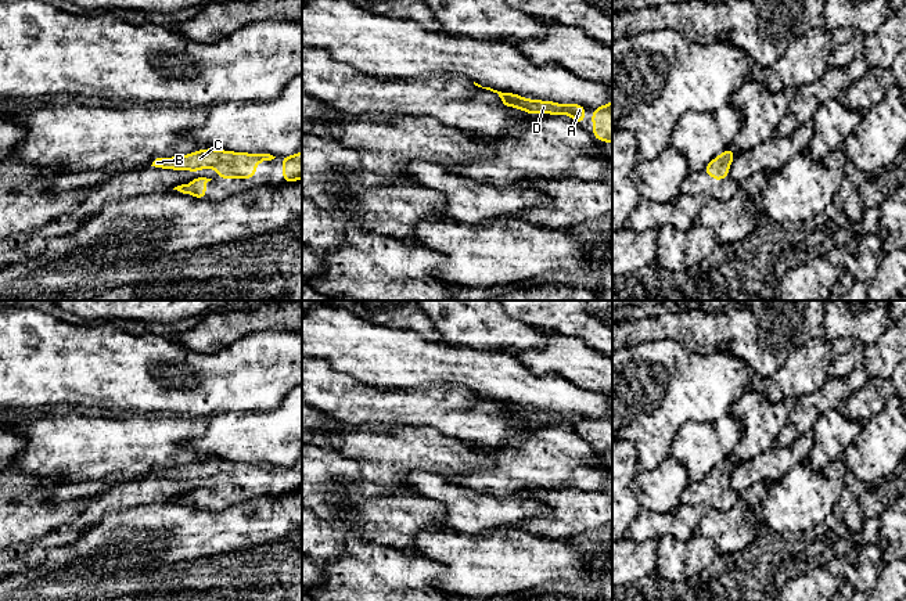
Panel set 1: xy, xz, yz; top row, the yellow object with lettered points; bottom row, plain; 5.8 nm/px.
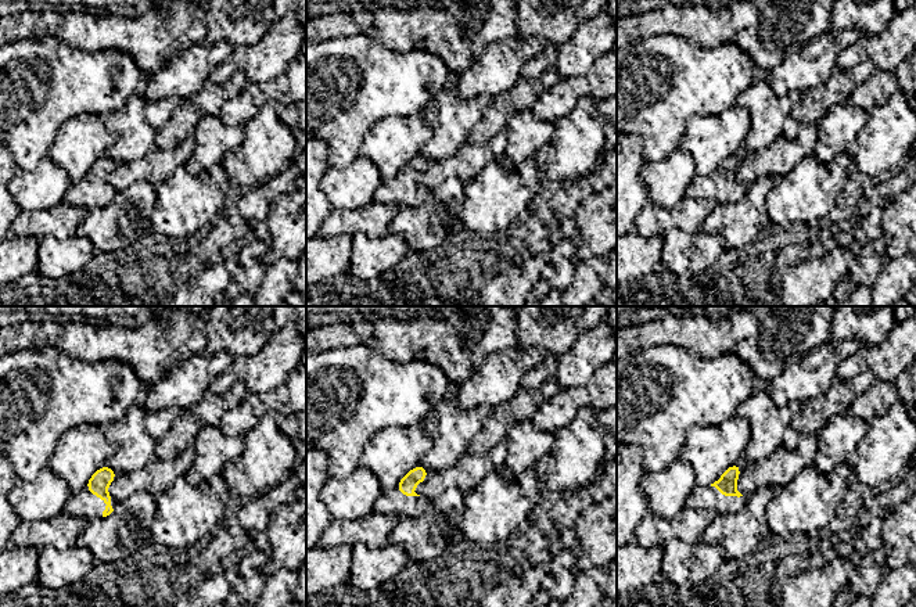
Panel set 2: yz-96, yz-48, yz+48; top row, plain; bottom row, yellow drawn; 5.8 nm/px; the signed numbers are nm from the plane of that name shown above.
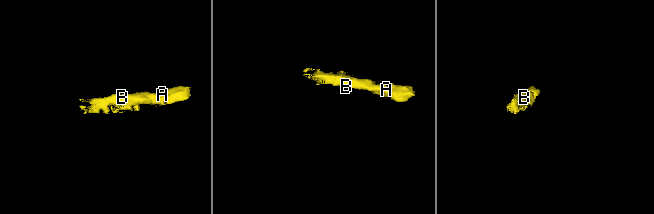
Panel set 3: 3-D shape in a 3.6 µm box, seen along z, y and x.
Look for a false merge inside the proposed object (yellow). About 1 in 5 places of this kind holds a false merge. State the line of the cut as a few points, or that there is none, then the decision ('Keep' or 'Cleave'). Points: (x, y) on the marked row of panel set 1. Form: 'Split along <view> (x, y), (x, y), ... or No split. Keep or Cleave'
No split. Keep

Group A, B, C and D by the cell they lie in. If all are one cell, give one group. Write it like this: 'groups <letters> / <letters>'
groups A B C D

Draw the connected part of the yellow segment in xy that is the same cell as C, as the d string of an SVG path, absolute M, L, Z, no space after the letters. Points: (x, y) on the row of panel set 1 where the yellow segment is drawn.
M216 148L194 151L184 156L157 158L151 166L175 170L199 170L204 168L215 168L219 179L255 179L255 162L260 165L265 161L272 161L276 156L270 154L247 154L231 152Z

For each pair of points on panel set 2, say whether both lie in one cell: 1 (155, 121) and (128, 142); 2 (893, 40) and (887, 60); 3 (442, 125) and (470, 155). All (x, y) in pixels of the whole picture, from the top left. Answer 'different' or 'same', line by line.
1: same
2: same
3: different

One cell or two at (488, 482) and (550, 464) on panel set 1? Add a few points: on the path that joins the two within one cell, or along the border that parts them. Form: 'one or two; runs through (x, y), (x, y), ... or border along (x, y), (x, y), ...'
one; runs through (503, 481), (522, 465), (535, 464)

